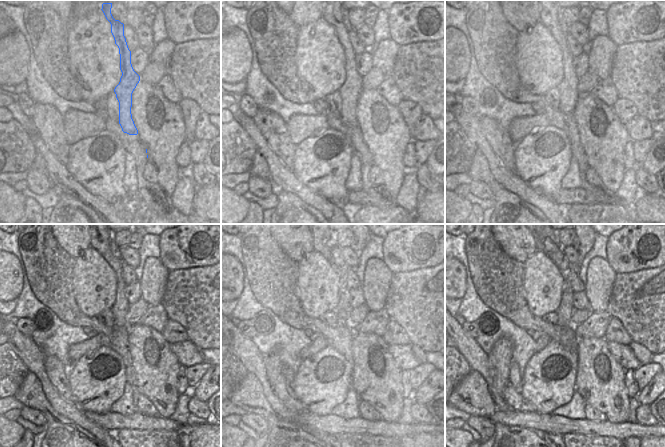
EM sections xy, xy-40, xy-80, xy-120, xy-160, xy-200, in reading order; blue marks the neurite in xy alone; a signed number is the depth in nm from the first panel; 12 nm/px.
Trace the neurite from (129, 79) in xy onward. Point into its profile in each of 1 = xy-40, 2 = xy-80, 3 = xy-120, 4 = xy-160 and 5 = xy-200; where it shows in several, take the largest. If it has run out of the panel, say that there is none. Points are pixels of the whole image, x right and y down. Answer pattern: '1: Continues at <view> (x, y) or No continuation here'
1: Continues at xy-40 (349, 92)
2: Continues at xy-80 (568, 88)
3: Continues at xy-120 (120, 308)
4: Continues at xy-160 (322, 244)
5: Continues at xy-200 (567, 274).

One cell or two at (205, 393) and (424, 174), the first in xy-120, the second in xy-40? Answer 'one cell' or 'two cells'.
two cells

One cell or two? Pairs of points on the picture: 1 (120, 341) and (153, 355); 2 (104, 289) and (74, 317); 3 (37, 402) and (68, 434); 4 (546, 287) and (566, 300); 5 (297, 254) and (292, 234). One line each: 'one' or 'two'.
1: two
2: two
3: one
4: two
5: one

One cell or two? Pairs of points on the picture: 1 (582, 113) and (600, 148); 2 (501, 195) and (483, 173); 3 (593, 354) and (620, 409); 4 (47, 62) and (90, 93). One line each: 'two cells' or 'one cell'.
1: one cell
2: one cell
3: one cell
4: two cells

